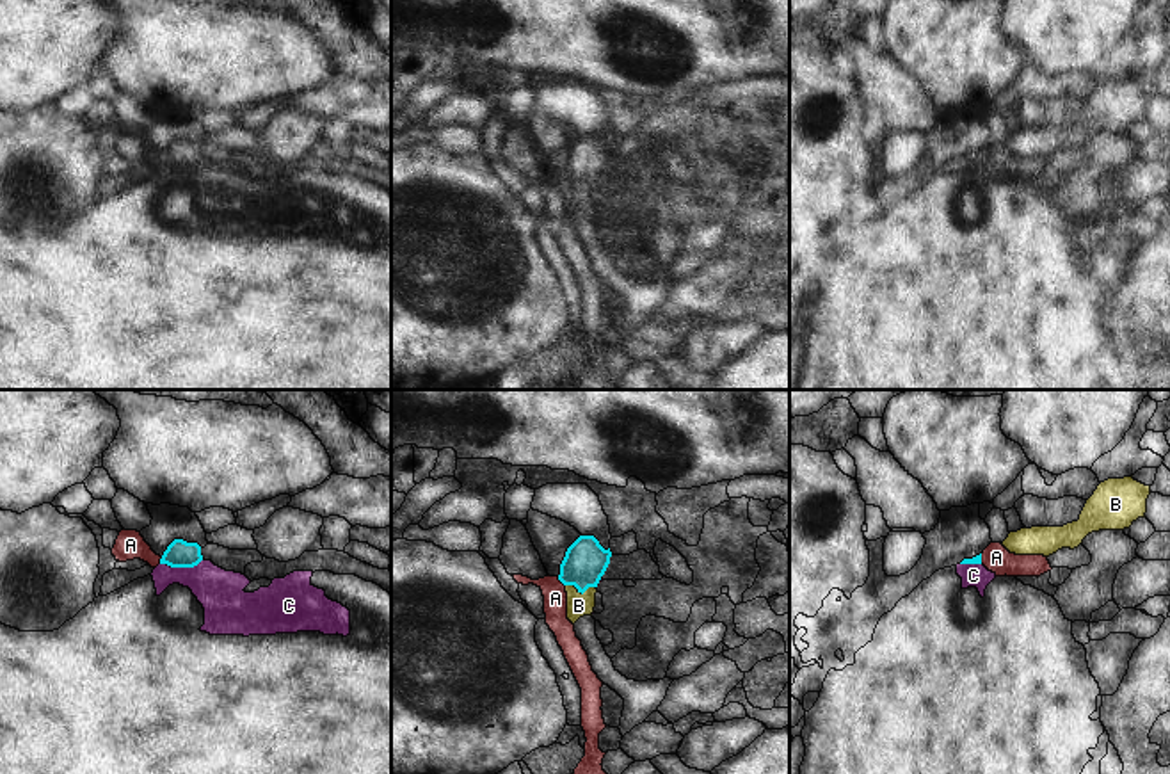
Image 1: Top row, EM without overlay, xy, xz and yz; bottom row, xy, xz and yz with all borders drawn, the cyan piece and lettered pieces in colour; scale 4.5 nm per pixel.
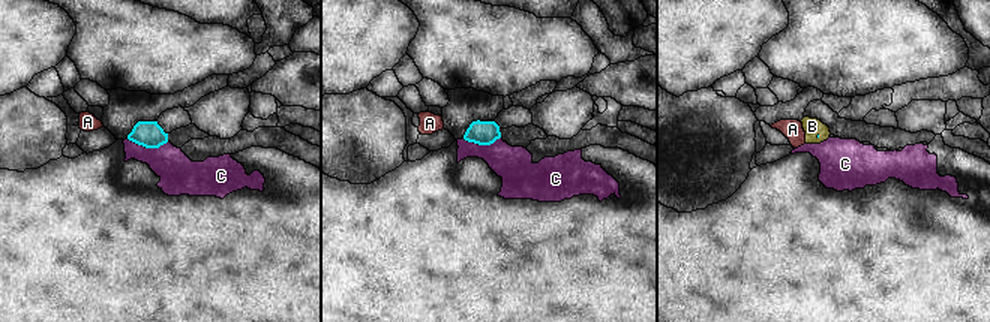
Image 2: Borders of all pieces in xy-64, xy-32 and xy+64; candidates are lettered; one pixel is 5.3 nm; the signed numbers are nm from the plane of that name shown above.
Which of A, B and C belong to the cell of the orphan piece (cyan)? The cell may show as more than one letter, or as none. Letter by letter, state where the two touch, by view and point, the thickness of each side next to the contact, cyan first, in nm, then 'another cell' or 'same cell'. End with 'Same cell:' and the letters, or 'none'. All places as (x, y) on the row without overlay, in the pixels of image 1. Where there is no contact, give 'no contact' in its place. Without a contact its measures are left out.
A: contact xz (560, 182); calibres 200 and 110 nm; another cell
B: contact xz (580, 193); calibres 200 and 110 nm; same cell
C: contact xy (182, 168); calibres 130 and 200 nm; another cell
Same cell: B

